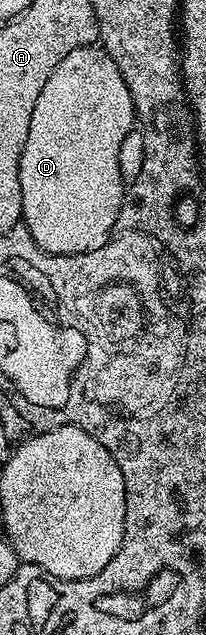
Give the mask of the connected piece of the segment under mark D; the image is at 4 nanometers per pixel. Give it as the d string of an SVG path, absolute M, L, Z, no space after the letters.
M99 45L74 48L42 88L38 104L34 104L34 116L30 116L28 142L20 161L22 184L22 222L30 236L48 254L85 254L98 248L111 234L120 205L124 203L126 178L120 171L120 153L124 141L137 125L134 100L118 64Z

